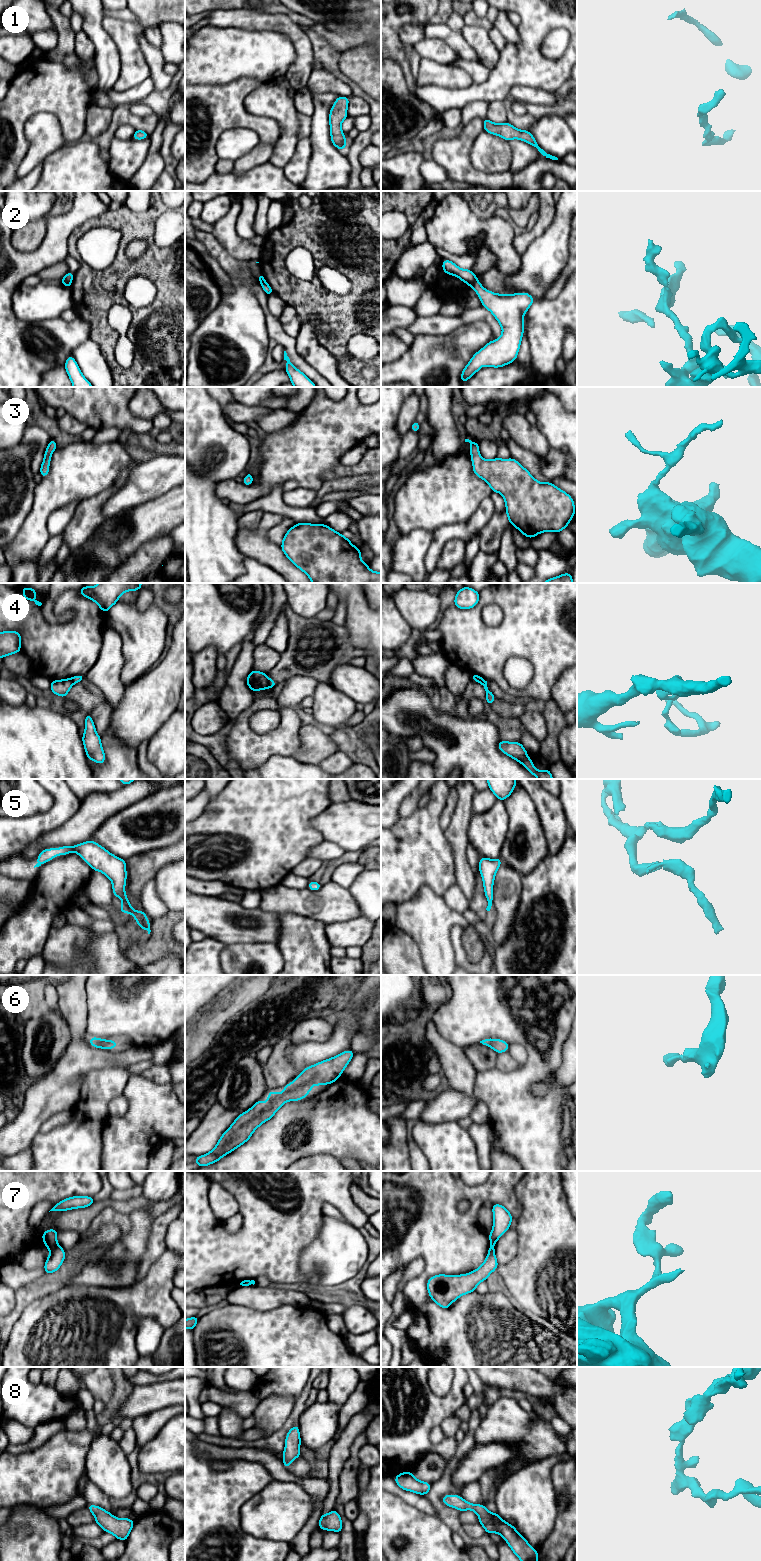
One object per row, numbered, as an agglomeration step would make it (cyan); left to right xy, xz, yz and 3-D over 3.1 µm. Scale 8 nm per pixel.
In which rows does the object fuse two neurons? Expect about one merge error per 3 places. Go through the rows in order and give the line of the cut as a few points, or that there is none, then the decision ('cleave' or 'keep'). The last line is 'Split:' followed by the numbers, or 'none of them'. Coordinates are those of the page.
1: cut none; keep
2: cut yz (476, 278), (470, 286); cleave
3: cut none; keep
4: cut xz (267, 678), (269, 687); cleave
5: cut none; keep
6: cut none; keep
7: cut xy (56, 1243), (50, 1249); cleave
8: cut none; keep
Split: 2, 4, 7

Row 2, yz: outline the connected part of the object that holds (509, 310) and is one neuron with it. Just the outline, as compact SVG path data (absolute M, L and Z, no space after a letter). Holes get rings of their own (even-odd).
M478 279L471 287L480 298L482 306L499 322L503 332L498 339L488 342L473 355L461 373L462 384L483 365L499 368L516 360L524 334L524 314L534 302L533 297L525 292L506 295L488 291Z

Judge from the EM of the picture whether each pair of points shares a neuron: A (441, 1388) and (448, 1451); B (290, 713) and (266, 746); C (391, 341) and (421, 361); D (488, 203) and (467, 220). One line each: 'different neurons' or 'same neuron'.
A: different neurons
B: same neuron
C: different neurons
D: different neurons

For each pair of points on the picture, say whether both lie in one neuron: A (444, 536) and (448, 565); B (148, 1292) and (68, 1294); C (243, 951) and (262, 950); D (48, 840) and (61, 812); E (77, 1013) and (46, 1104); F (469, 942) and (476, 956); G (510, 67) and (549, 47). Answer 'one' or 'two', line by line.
A: two
B: one
C: one
D: two
E: one
F: one
G: two

